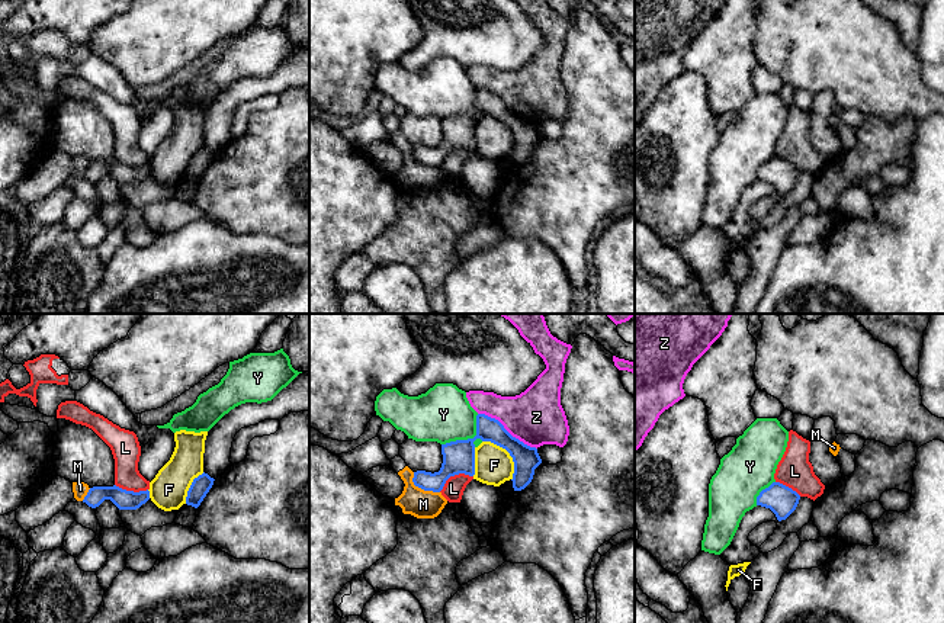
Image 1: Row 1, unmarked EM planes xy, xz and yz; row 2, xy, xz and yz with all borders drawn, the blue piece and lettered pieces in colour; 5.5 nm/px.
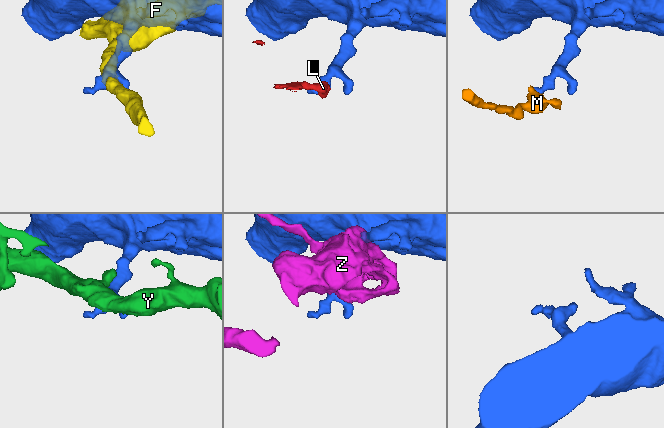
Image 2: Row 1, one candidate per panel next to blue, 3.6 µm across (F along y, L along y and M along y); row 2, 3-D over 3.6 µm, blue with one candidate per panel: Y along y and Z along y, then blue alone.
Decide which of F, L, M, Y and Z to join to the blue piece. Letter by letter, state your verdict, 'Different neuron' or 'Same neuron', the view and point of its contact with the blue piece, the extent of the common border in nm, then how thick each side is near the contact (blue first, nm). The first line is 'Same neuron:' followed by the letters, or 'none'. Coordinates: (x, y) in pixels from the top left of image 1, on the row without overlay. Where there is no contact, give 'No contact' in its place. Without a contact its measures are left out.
Same neuron: none
F: Different neuron. Touches blue at xz (509, 127). Shared border 280 nm. Thickness 150 nm (blue) against 200 nm
L: Different neuron. Touches blue at xz (453, 150). Shared border 220 nm. Thickness 180 nm (blue) against 120 nm
M: Different neuron. Touches blue at xz (421, 163). Shared border 190 nm. Thickness 160 nm (blue) against 160 nm
Y: Different neuron. Touches blue at xz (468, 113). Shared border 260 nm. Thickness 180 nm (blue) against 320 nm
Z: Different neuron. Touches blue at xz (506, 105). Shared border 380 nm. Thickness 150 nm (blue) against 300 nm

